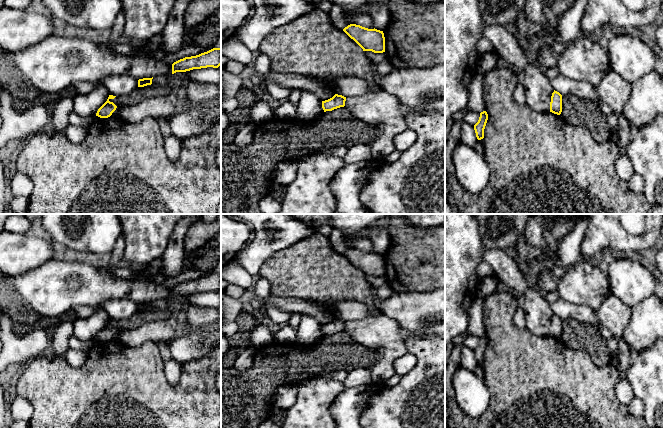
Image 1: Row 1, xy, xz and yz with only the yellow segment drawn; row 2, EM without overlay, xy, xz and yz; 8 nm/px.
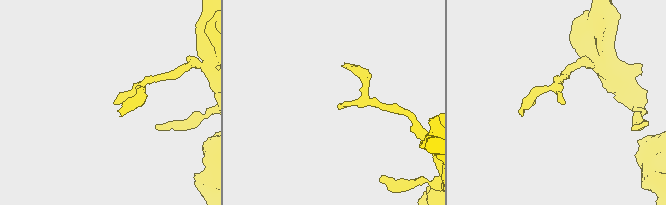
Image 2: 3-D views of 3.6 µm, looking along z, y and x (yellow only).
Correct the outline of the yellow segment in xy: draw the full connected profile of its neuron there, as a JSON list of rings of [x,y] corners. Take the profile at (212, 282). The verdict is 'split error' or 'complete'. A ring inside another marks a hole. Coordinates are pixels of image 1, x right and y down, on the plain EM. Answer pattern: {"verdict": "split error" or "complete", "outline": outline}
{"verdict": "complete", "outline": [[[213,272],[196,280],[185,281],[172,288],[172,298],[221,289],[221,272]]]}

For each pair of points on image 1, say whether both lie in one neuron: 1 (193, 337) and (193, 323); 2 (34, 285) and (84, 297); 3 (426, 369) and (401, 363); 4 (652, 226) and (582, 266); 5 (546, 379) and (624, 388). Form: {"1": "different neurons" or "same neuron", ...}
{"1": "different neurons", "2": "same neuron", "3": "different neurons", "4": "different neurons", "5": "different neurons"}

